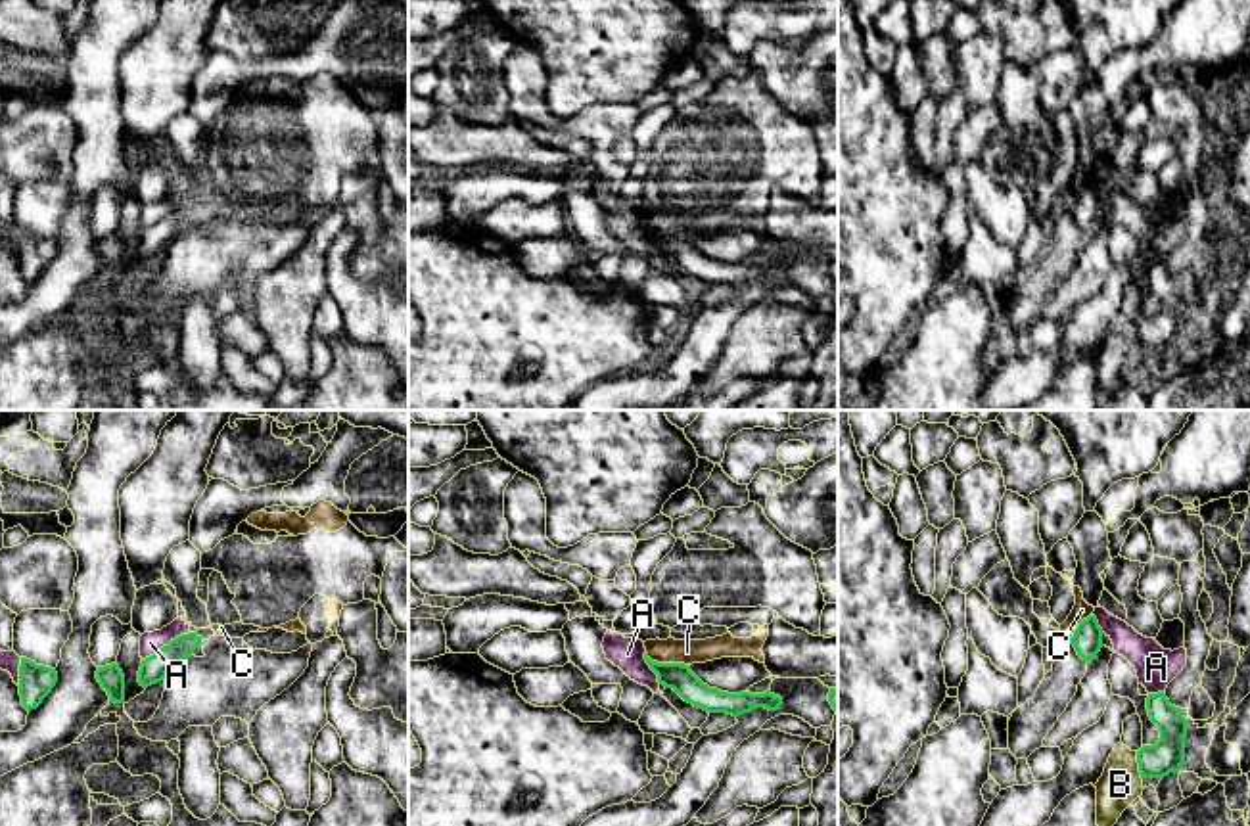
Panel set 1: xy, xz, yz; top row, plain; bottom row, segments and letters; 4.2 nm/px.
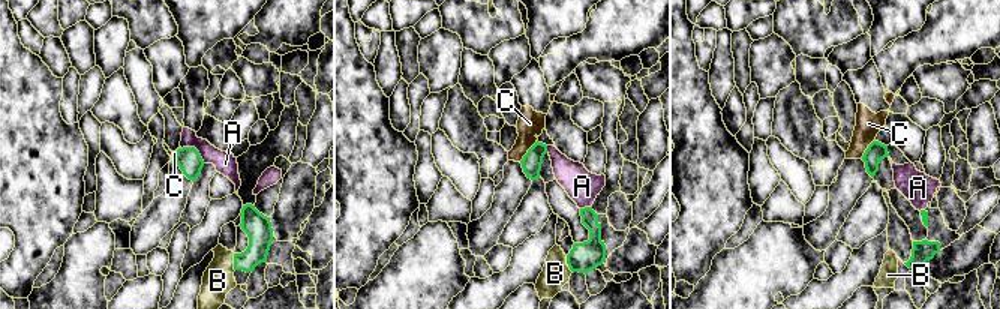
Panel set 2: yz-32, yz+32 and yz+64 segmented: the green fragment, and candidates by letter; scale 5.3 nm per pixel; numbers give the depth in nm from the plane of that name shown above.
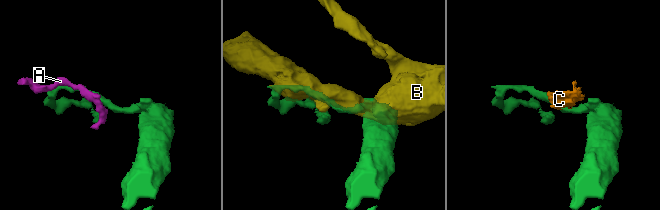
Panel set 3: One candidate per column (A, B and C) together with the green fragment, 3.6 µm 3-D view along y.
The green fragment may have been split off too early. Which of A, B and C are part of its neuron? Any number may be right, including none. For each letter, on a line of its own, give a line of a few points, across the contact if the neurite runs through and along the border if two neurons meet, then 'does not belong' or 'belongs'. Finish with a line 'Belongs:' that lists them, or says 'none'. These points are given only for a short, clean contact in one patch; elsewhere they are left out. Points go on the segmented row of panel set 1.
A: does not belong
B: line yz (1135, 752), (1141, 779); does not belong
C: line xz (647, 652), (652, 660), (683, 662), (687, 665); does not belong
Belongs: none

